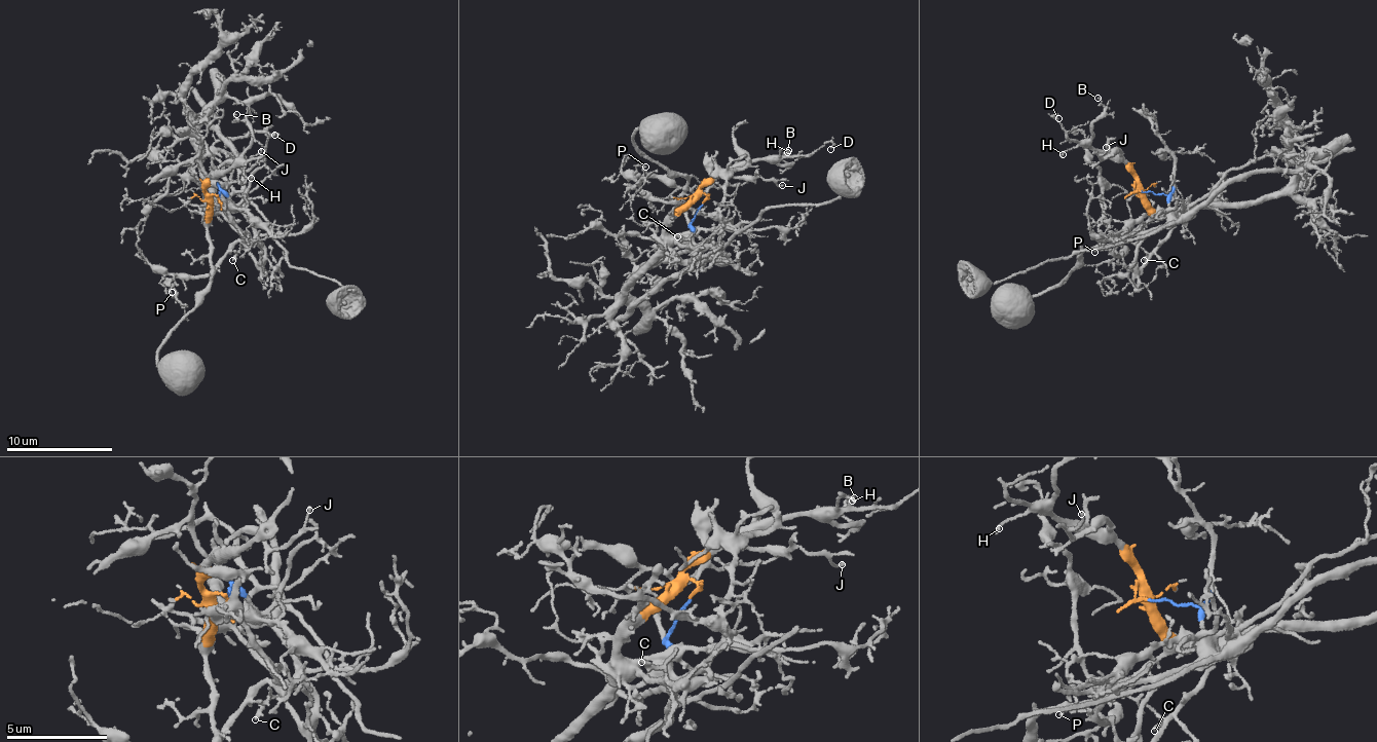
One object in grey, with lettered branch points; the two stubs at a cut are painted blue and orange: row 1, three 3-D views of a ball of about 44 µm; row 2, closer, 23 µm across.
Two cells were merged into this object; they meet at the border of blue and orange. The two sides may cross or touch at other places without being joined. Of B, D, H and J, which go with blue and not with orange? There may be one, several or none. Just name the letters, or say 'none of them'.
none of them

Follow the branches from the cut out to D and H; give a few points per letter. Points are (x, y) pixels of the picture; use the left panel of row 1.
D: (218, 199), (206, 186), (212, 177), (261, 156), (268, 140), (274, 135)
H: (218, 199), (206, 186), (212, 177), (242, 163), (246, 176), (252, 178)

